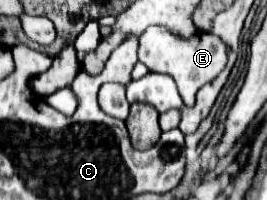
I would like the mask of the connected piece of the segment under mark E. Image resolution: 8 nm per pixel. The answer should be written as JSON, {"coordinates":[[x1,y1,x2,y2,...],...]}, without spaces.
{"coordinates":[[151,27,139,37,139,61,147,65,149,71,171,75,185,105,193,105,199,87,203,87,207,81,215,79,223,71,227,63,227,53,223,41,219,41,219,37,215,35,197,33,191,39,181,39,163,27]]}

